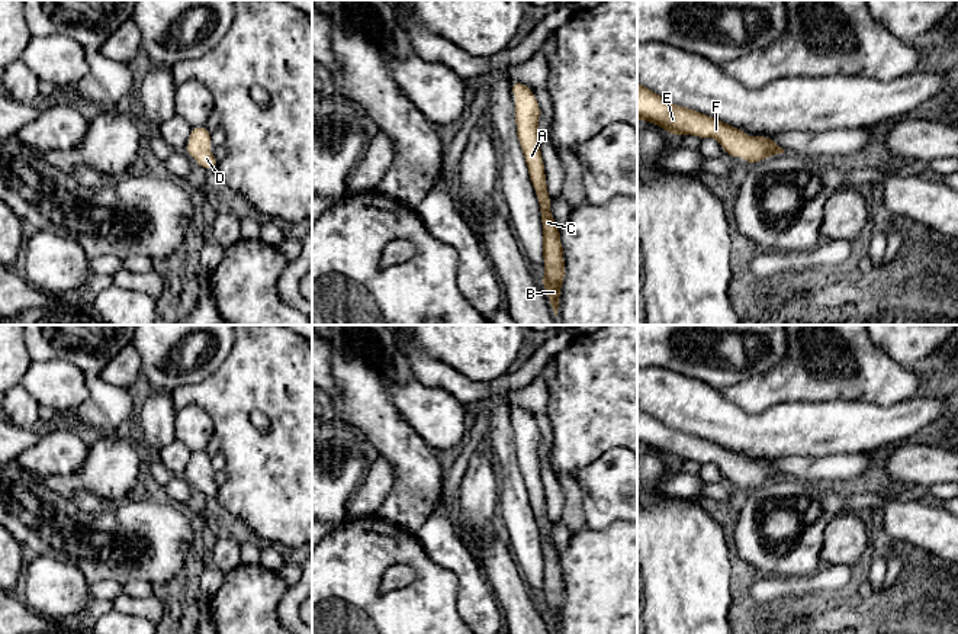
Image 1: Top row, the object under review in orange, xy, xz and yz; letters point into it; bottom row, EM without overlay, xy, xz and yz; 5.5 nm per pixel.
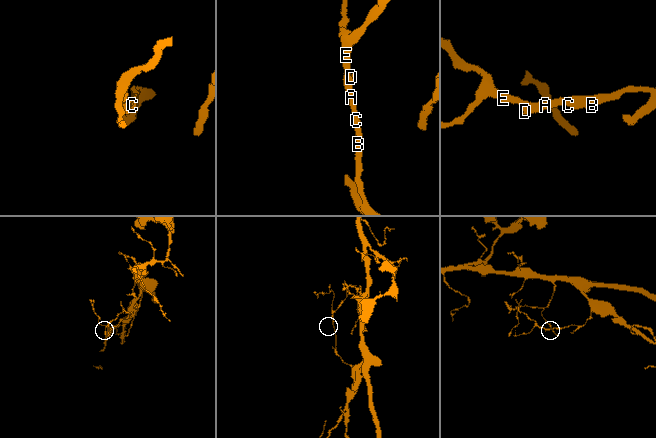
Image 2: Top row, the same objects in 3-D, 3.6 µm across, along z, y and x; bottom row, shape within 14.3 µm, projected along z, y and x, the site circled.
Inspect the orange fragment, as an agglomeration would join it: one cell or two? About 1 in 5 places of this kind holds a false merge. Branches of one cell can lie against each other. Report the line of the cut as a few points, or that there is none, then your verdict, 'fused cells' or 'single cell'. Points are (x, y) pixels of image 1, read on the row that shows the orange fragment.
no cut; single cell

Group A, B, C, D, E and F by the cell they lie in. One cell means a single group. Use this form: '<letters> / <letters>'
A B C D E F

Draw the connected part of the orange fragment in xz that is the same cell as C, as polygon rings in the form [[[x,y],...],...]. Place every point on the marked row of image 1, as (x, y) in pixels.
[[[511,81],[511,91],[515,94],[515,125],[517,138],[528,167],[528,177],[540,203],[540,216],[543,223],[543,261],[544,276],[543,287],[550,299],[554,315],[557,316],[560,289],[563,284],[566,264],[563,260],[563,245],[560,231],[550,212],[550,196],[547,193],[544,162],[540,151],[540,106],[534,91],[520,83]]]

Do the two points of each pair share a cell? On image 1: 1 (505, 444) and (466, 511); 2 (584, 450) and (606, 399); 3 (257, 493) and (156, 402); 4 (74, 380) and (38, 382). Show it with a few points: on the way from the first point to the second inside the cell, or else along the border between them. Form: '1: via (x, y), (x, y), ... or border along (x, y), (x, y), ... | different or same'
1: border along (485, 446), (495, 463), (500, 495) | different
2: via (584, 437), (584, 425), (595, 412) | same
3: border along (169, 393), (176, 409) | different
4: via (66, 382), (47, 382) | same

